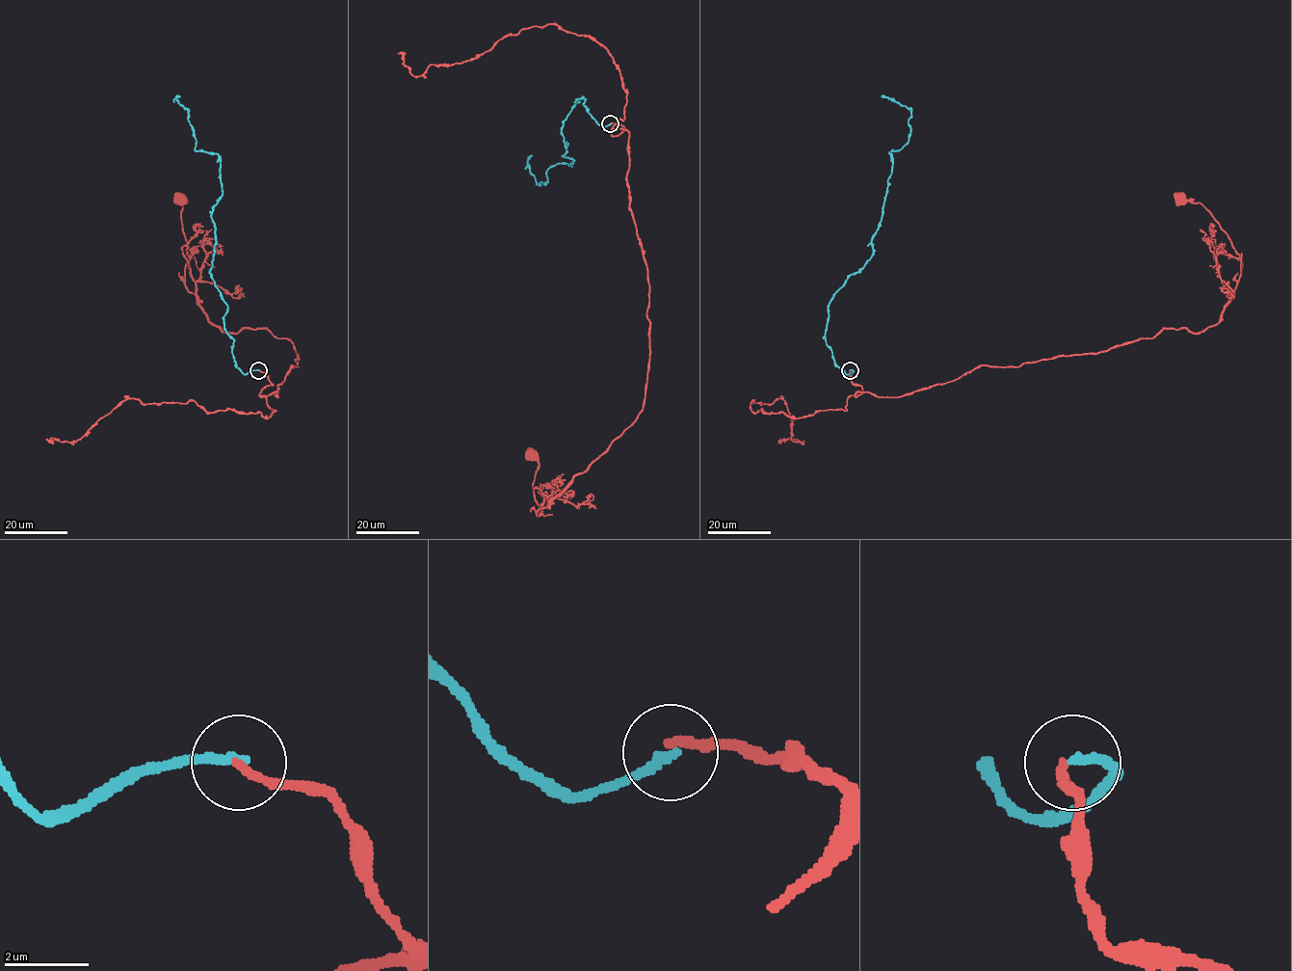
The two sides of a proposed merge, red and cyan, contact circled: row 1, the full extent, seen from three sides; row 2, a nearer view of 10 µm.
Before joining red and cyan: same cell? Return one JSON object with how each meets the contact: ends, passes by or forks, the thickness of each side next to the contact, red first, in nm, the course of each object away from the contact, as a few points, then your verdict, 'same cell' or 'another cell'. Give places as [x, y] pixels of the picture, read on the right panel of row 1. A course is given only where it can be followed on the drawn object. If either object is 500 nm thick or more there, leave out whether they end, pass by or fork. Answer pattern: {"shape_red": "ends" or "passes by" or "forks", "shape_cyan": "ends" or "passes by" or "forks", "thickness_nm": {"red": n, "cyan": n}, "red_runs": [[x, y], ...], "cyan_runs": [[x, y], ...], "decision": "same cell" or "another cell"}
{"shape_red": "ends", "shape_cyan": "ends", "thickness_nm": {"red": 200, "cyan": 200}, "red_runs": [[850, 370], [856, 397], [896, 397], [982, 365], [1215, 325], [1241, 256], [1200, 203], [1180, 199]], "cyan_runs": [[850, 370], [835, 363], [827, 345], [828, 305], [872, 254], [890, 152], [910, 133], [911, 111], [881, 95]], "decision": "another cell"}

